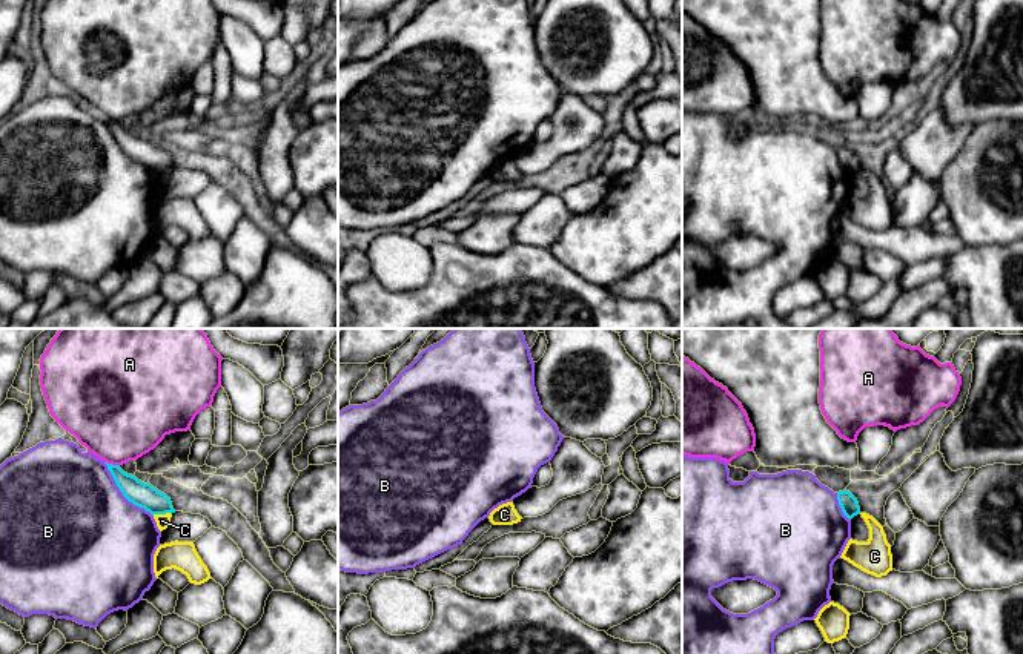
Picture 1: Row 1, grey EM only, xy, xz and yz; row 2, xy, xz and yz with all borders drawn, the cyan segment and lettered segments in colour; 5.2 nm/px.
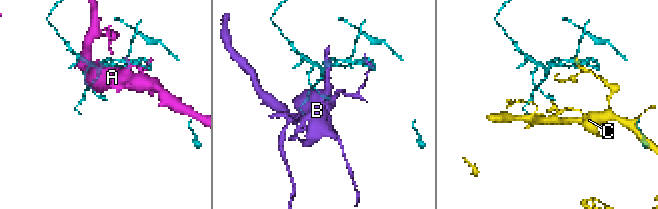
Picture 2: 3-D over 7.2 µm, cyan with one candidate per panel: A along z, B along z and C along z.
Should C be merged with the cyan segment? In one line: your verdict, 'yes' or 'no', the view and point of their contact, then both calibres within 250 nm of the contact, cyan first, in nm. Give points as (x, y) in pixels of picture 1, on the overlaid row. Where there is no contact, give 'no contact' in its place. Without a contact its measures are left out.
no; contact xy (162, 513); calibres 130 and 70 nm

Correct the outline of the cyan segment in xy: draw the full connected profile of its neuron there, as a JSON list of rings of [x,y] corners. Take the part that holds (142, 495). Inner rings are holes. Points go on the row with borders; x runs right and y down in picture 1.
[[[104,464],[108,465],[117,487],[129,502],[144,508],[152,516],[175,513],[170,499],[164,493],[158,491],[151,484],[144,484],[135,476],[124,473],[120,465]]]

